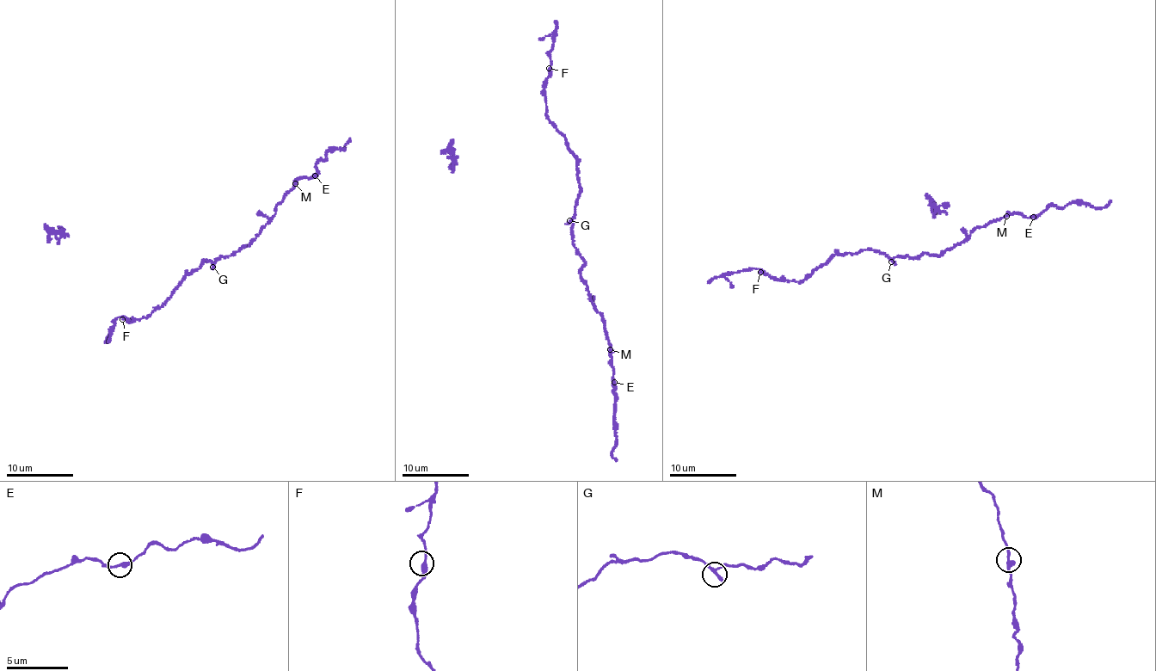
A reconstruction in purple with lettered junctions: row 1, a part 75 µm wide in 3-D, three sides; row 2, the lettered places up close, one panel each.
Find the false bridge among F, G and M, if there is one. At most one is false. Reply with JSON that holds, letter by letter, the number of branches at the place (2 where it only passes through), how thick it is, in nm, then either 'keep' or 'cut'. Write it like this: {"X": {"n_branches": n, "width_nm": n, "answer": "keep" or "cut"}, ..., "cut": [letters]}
{"F": {"n_branches": 2, "width_nm": 280, "answer": "keep"}, "G": {"n_branches": 2, "width_nm": 280, "answer": "keep"}, "M": {"n_branches": 2, "width_nm": 300, "answer": "keep"}, "cut": []}

